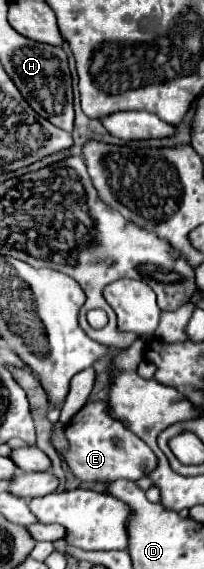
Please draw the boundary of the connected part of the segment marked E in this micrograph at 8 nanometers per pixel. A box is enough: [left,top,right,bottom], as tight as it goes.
[63,400,157,484]

